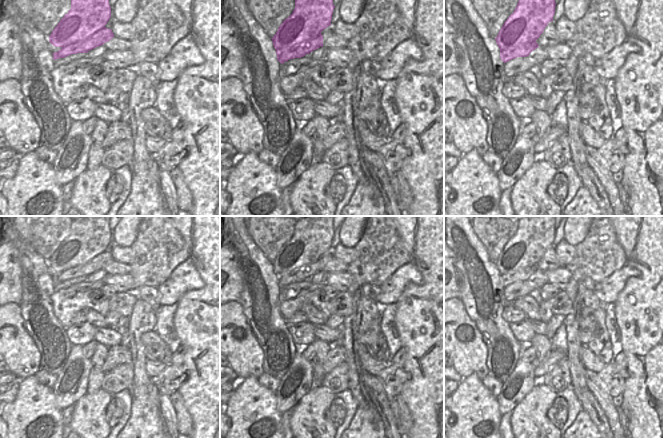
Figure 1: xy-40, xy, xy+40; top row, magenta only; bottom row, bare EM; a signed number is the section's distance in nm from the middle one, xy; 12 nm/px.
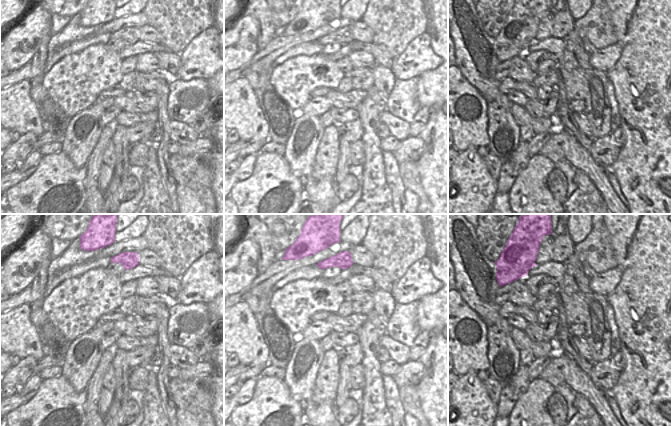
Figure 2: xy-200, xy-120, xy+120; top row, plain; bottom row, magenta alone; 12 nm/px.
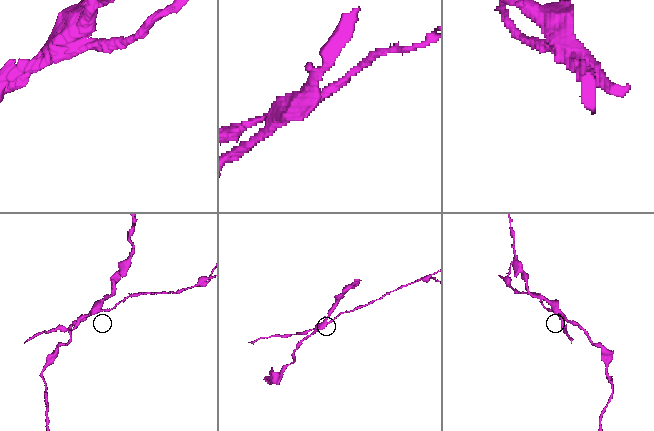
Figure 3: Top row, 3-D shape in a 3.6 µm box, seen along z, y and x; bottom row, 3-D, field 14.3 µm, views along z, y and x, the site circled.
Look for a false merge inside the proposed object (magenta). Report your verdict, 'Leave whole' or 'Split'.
Split.

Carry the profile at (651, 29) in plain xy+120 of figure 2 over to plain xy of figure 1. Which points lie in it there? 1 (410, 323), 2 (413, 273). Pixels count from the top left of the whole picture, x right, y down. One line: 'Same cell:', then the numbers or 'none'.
Same cell: 1

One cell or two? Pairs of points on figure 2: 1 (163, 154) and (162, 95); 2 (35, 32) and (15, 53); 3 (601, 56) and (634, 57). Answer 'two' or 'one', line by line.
1: one
2: one
3: two

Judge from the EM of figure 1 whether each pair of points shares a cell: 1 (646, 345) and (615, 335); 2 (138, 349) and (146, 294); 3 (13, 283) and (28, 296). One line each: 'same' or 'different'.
1: different
2: different
3: different

